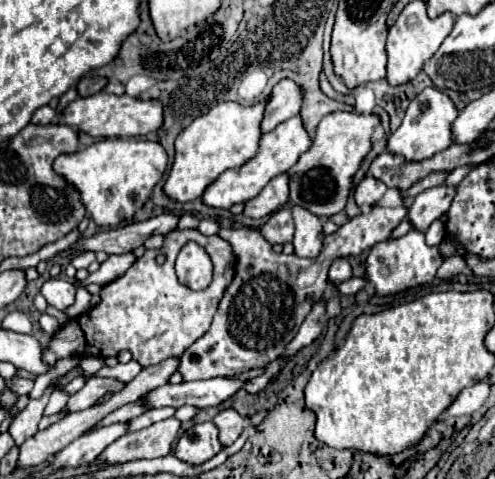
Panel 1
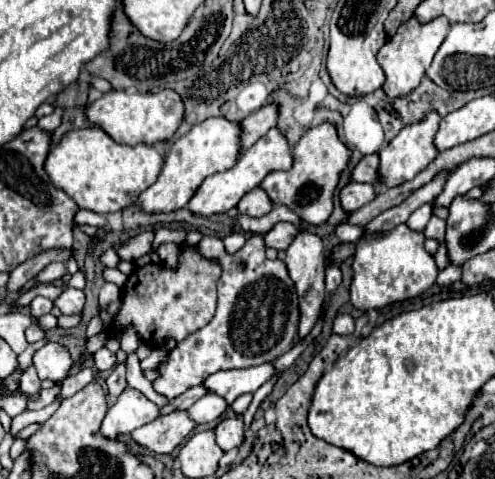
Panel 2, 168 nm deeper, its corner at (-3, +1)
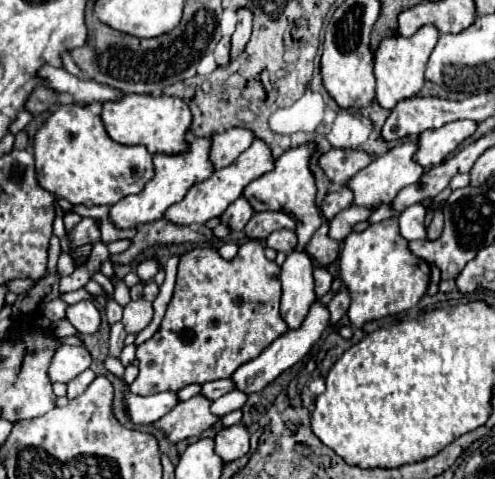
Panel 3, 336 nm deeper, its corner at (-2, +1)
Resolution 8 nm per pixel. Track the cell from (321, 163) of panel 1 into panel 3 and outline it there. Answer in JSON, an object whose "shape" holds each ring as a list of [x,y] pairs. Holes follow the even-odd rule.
{"shape":[[[301,145],[301,147],[295,147],[295,149],[289,149],[285,151],[279,159],[275,159],[275,167],[261,175],[259,179],[251,181],[245,191],[243,191],[243,197],[251,203],[253,207],[253,199],[263,203],[267,209],[271,211],[285,211],[287,215],[291,215],[295,221],[297,221],[297,227],[295,227],[295,233],[297,233],[297,247],[295,251],[303,251],[307,241],[311,239],[311,235],[321,227],[323,219],[321,219],[321,213],[315,205],[315,179],[309,171],[309,157],[313,153],[313,145]]]}

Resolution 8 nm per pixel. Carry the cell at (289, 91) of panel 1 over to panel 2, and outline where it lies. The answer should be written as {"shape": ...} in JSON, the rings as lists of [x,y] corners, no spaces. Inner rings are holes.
{"shape":[[[274,101],[274,103],[264,105],[262,109],[250,113],[240,123],[242,125],[242,151],[252,147],[260,137],[264,137],[272,127],[276,127],[278,111],[280,111],[280,105]]]}

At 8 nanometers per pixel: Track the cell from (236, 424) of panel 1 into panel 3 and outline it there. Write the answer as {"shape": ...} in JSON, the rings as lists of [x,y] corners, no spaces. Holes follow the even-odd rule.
{"shape":[[[239,423],[227,429],[221,429],[215,437],[215,453],[225,461],[231,463],[243,457],[249,451],[249,431]]]}

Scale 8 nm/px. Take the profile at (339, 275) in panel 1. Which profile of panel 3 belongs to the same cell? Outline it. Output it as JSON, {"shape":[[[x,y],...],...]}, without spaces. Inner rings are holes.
{"shape":[[[315,267],[315,271],[313,271],[313,279],[315,279],[315,295],[321,299],[321,297],[331,289],[331,281],[333,281],[333,277],[329,275],[327,269],[323,269],[323,267]]]}

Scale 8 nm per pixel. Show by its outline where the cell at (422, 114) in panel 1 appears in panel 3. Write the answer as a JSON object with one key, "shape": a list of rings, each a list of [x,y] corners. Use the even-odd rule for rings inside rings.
{"shape":[[[415,139],[403,141],[403,143],[395,145],[393,149],[389,149],[385,155],[375,157],[365,169],[361,169],[355,177],[351,177],[347,187],[353,191],[353,205],[365,207],[365,209],[377,209],[381,205],[391,205],[395,195],[403,187],[417,183],[425,169],[419,163],[413,161],[415,151],[417,151],[417,141]]]}

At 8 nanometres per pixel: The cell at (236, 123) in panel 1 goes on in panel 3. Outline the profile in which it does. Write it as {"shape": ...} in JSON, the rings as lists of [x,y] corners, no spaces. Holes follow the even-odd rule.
{"shape":[[[193,139],[185,153],[179,153],[179,155],[157,153],[157,155],[153,155],[153,167],[155,167],[153,179],[147,181],[147,185],[143,187],[141,193],[127,195],[119,203],[111,205],[111,209],[109,209],[111,223],[117,229],[131,229],[131,227],[161,219],[163,213],[171,205],[179,203],[195,183],[211,177],[213,167],[211,167],[211,161],[209,161],[209,147],[211,147],[211,139]]]}

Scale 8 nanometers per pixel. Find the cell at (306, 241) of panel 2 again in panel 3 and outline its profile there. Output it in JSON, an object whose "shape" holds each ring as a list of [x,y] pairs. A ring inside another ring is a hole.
{"shape":[[[293,251],[287,255],[281,267],[281,285],[281,319],[289,329],[299,329],[309,307],[317,299],[313,293],[313,263],[305,251]]]}

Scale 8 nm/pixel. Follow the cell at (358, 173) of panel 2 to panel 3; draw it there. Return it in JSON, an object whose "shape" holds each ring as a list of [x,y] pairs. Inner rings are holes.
{"shape":[[[329,149],[319,157],[319,167],[335,185],[347,185],[367,163],[371,163],[371,155],[361,149]]]}

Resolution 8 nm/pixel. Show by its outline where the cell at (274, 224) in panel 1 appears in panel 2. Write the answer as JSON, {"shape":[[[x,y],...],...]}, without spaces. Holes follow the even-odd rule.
{"shape":[[[280,221],[280,223],[276,223],[276,225],[264,235],[266,247],[274,247],[274,249],[278,249],[278,251],[280,251],[280,249],[288,249],[298,231],[300,231],[300,229],[298,229],[294,223]]]}

